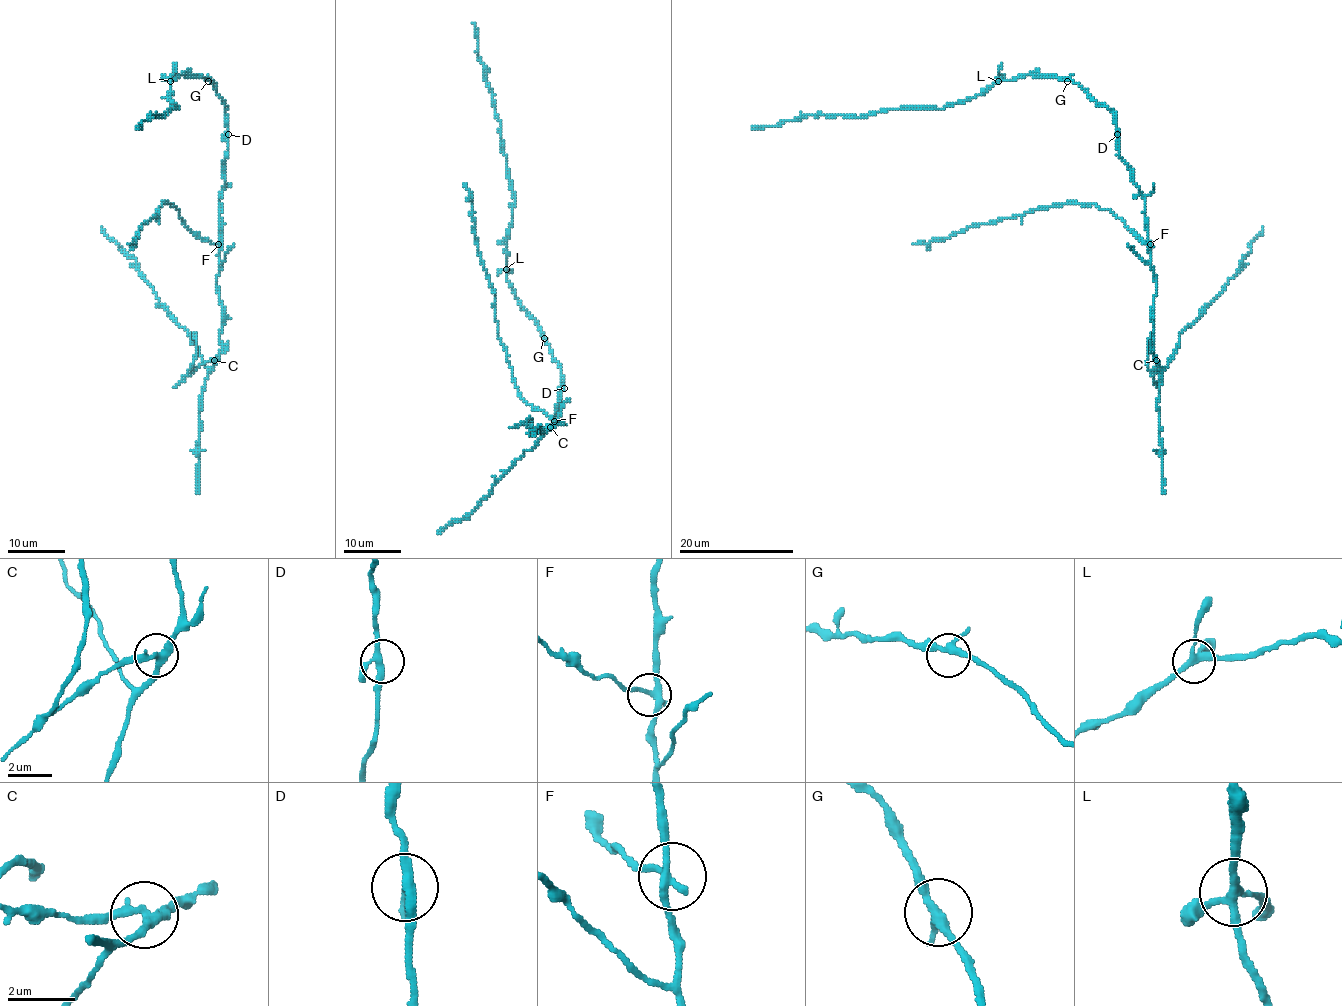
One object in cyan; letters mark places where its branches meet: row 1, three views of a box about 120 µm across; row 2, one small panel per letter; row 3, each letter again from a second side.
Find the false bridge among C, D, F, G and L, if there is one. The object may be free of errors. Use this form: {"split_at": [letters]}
{"split_at": ["C"]}

